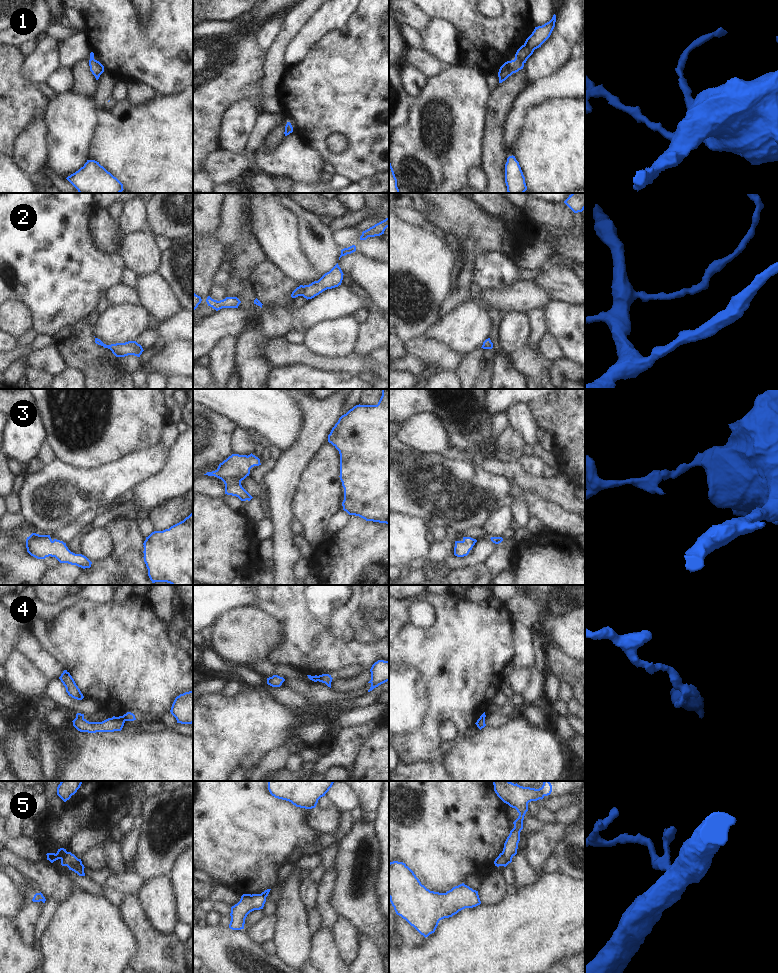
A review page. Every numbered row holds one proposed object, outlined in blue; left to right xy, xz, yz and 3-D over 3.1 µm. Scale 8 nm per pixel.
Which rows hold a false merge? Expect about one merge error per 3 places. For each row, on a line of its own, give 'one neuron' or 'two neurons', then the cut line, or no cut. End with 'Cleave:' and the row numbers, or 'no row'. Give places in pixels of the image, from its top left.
1: one neuron | no cut
2: one neuron | no cut
3: one neuron | no cut
4: two neurons | xy (120, 716), (125, 720)
5: two neurons | yz (502, 852), (508, 863)
Cleave: 4, 5

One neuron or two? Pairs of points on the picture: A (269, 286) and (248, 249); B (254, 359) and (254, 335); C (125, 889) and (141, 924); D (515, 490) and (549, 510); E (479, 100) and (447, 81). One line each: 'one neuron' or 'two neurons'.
A: two neurons
B: one neuron
C: two neurons
D: one neuron
E: one neuron

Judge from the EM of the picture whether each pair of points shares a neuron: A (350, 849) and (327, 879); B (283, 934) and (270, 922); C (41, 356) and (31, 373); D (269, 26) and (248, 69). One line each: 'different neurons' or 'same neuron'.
A: different neurons
B: different neurons
C: different neurons
D: different neurons

